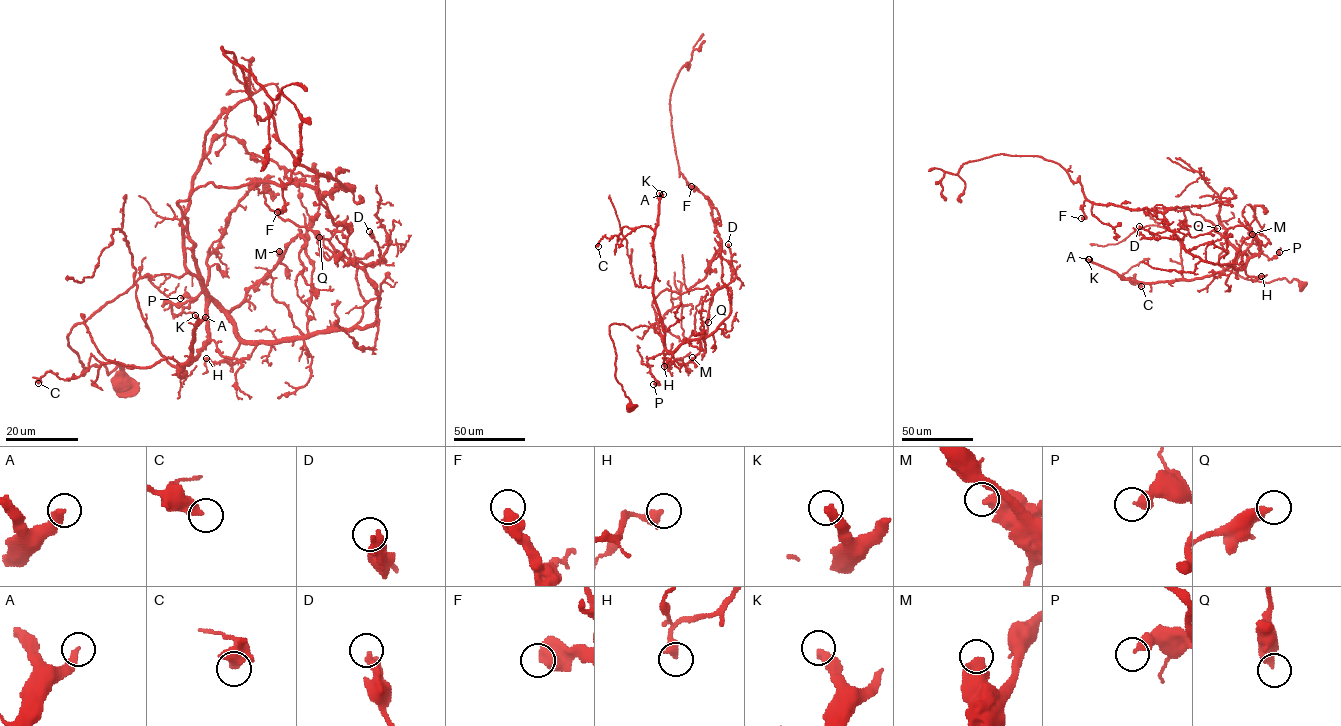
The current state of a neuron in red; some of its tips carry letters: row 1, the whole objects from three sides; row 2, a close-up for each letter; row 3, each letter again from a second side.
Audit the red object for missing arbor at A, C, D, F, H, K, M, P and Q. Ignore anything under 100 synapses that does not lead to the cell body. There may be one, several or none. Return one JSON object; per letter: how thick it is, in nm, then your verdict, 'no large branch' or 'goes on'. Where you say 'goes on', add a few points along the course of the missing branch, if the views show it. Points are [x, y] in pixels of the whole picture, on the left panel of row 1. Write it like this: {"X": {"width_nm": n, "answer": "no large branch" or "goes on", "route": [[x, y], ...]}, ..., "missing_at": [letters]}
{"A": {"width_nm": 320, "answer": "goes on", "route": [[205, 317], [256, 256], [256, 219], [242, 172], [248, 140], [273, 107], [230, 35]]}, "C": {"width_nm": 400, "answer": "no large branch"}, "D": {"width_nm": 420, "answer": "no large branch"}, "F": {"width_nm": 600, "answer": "no large branch"}, "H": {"width_nm": 380, "answer": "no large branch"}, "K": {"width_nm": 400, "answer": "goes on", "route": [[195, 315], [145, 275], [109, 267], [84, 244], [63, 238], [52, 228], [66, 225], [64, 217], [45, 209]]}, "M": {"width_nm": 550, "answer": "no large branch"}, "P": {"width_nm": 440, "answer": "no large branch"}, "Q": {"width_nm": 400, "answer": "no large branch"}, "missing_at": ["A", "K"]}

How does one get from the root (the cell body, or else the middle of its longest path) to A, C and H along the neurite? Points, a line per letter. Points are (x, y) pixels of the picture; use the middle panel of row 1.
A: (629, 407), (615, 376), (609, 326), (651, 327), (664, 343), (653, 292), (653, 240), (663, 194)
C: (629, 407), (609, 326), (651, 327), (664, 343), (654, 231), (639, 226), (598, 246)
H: (629, 407), (630, 400), (615, 376), (616, 352), (609, 326), (652, 327), (667, 350), (676, 350), (664, 366)

